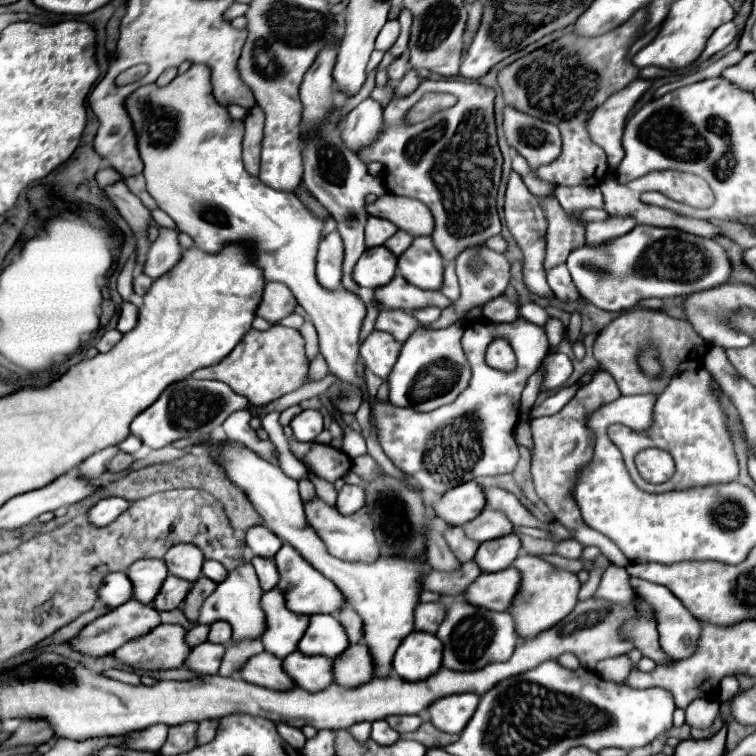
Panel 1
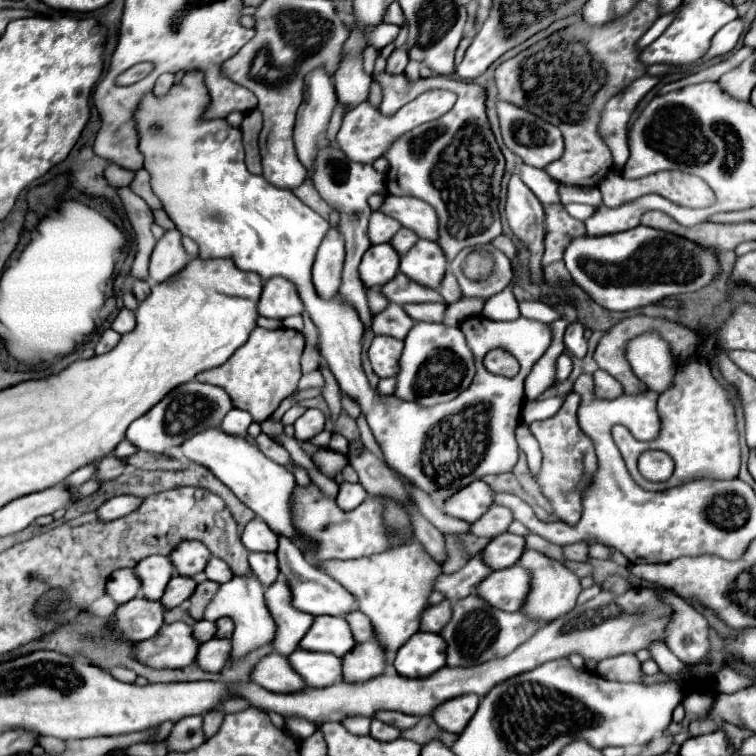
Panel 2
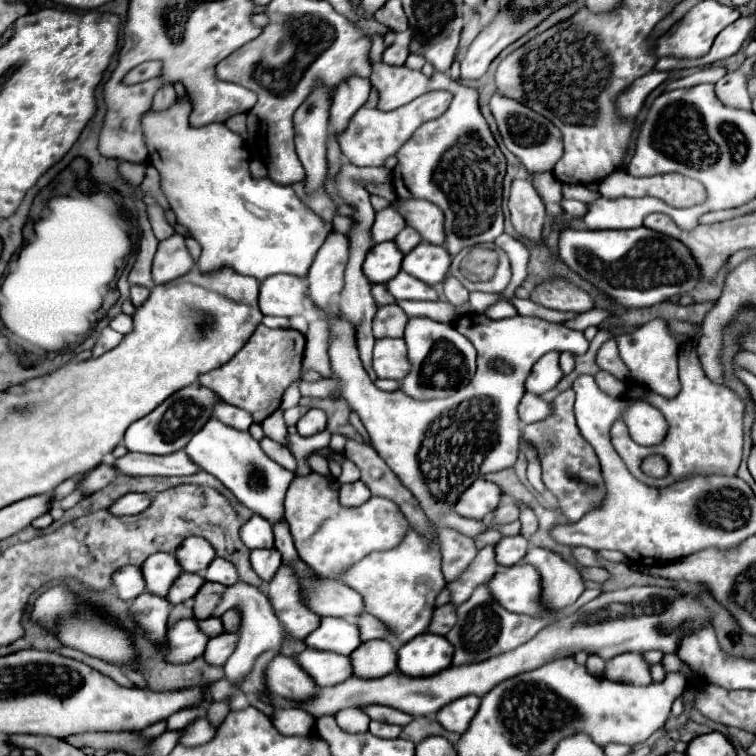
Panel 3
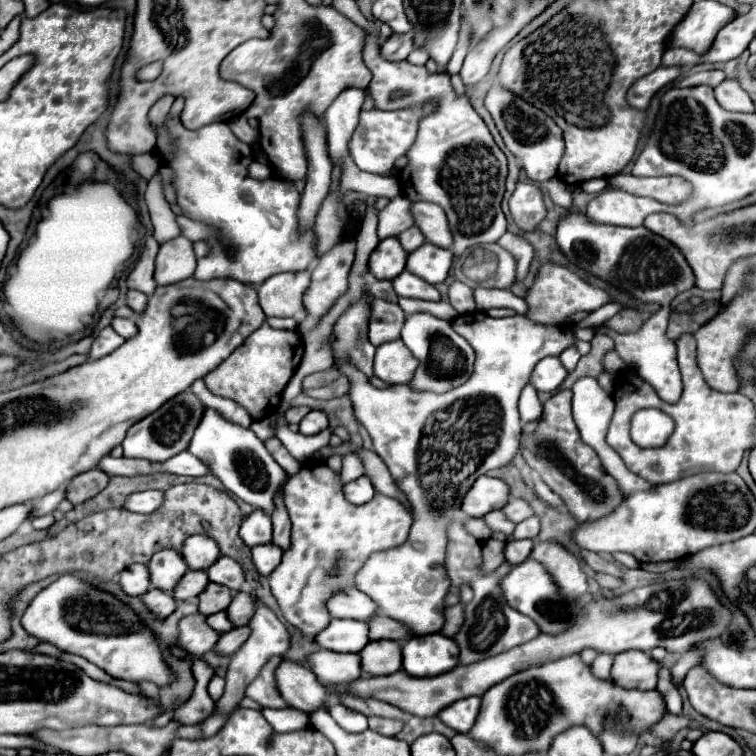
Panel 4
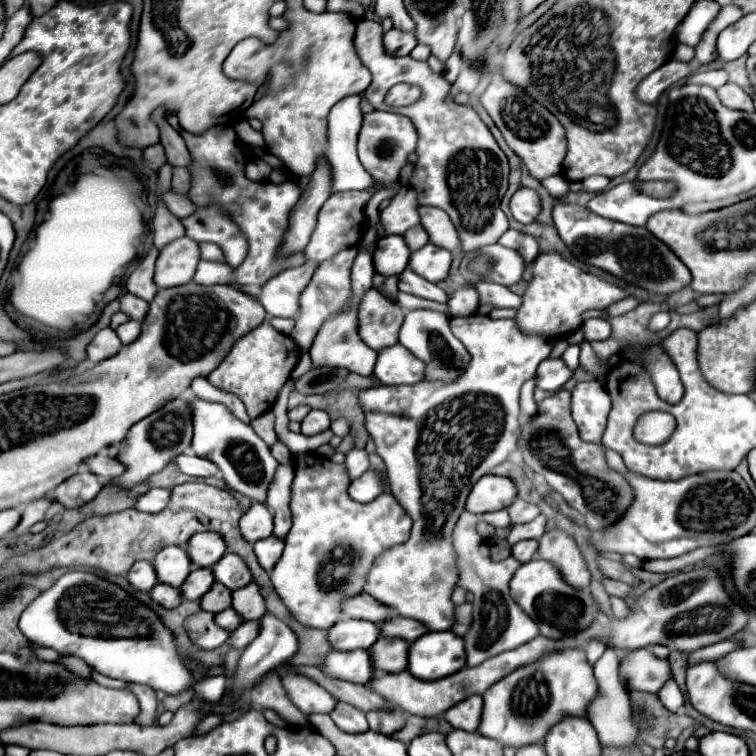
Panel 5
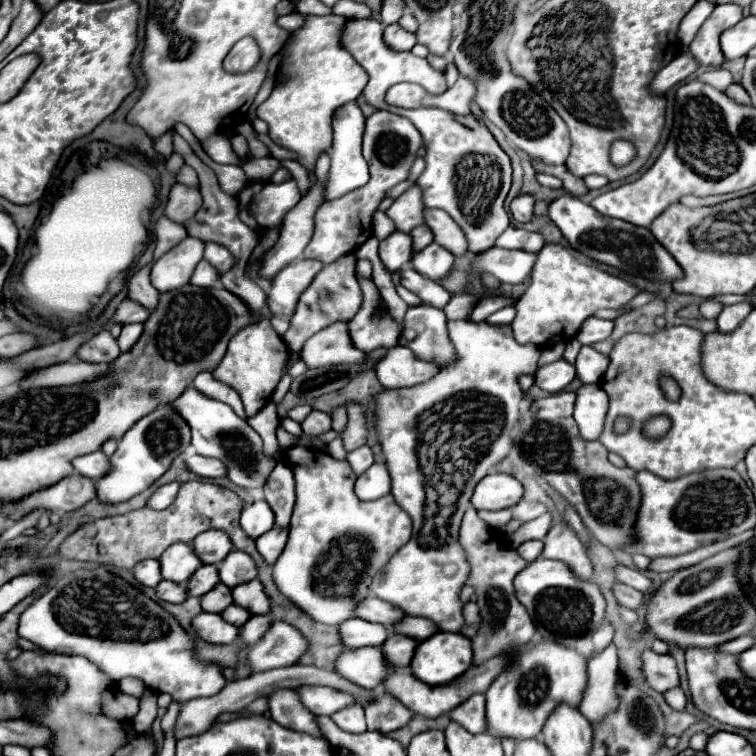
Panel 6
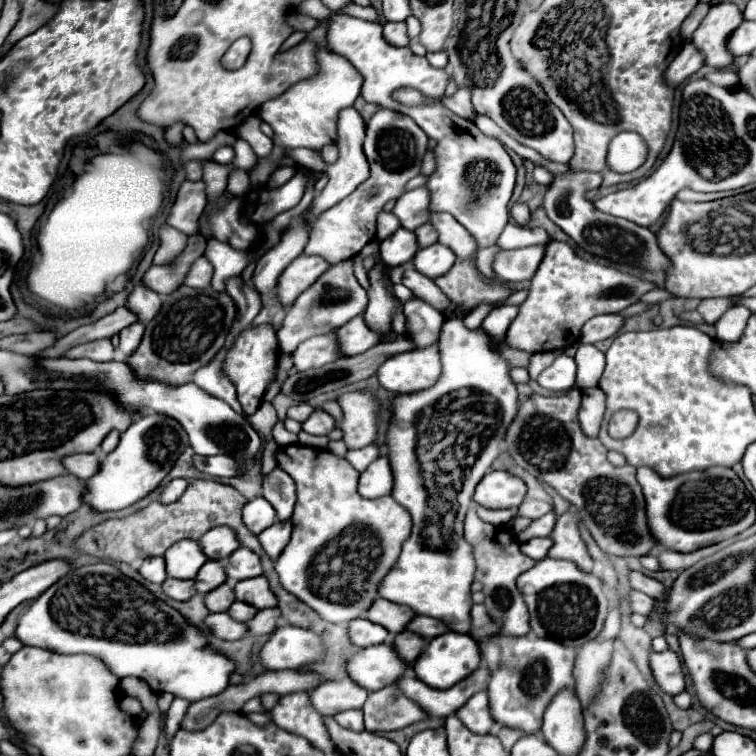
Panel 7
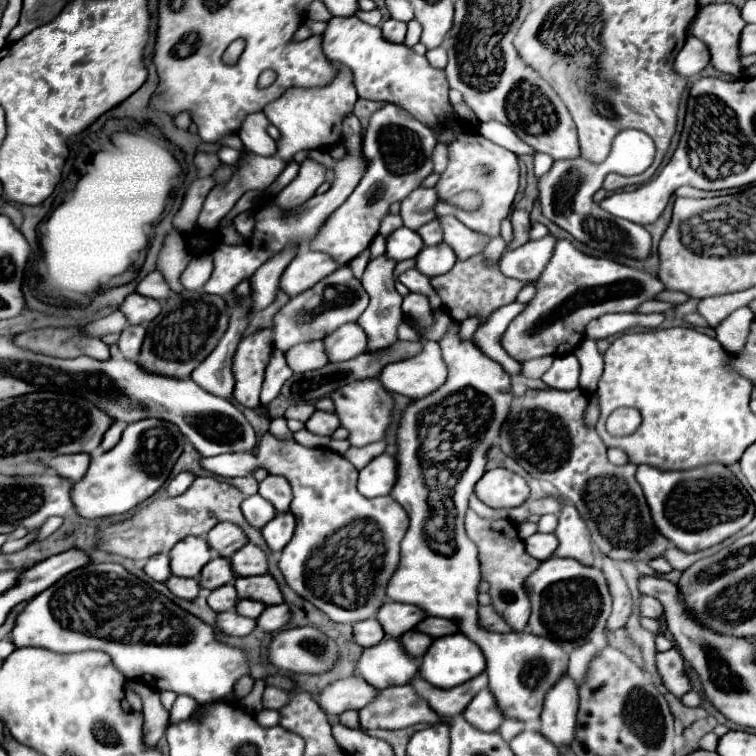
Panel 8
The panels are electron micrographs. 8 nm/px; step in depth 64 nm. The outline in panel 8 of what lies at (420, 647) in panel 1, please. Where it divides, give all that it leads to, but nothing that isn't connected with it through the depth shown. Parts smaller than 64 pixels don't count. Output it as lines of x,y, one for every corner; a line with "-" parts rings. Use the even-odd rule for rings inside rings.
462,632
436,638
420,664
420,676
438,688
454,688
486,668
482,650

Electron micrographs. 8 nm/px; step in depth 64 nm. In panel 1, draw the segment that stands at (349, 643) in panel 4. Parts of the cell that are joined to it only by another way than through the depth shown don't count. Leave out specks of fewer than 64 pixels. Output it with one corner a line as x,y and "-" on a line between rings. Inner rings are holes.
330,614
310,616
310,624
298,642
298,650
306,656
326,656
336,658
348,646
348,636
338,620

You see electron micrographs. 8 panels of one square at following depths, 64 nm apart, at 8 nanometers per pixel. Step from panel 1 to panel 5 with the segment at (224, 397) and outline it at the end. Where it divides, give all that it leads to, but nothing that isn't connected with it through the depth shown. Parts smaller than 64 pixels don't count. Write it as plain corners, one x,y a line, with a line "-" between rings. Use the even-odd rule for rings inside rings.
172,400
166,406
162,406
158,412
150,414
148,418
136,422
126,438
120,442
120,454
118,460
126,464
126,472
120,478
114,478
112,482
122,488
132,488
138,482
146,480
148,476
160,472
172,458
182,454
192,440
192,416
190,416
190,404
186,400

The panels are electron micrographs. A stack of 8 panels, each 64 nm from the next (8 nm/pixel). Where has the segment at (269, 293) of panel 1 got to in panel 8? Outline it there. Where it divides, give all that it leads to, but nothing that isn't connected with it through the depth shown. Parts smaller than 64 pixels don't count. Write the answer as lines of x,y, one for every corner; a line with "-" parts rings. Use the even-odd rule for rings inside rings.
302,250
284,270
280,278
280,290
286,292
288,298
294,298
300,292
312,288
316,282
320,282
328,274
332,274
336,268
338,264
328,254

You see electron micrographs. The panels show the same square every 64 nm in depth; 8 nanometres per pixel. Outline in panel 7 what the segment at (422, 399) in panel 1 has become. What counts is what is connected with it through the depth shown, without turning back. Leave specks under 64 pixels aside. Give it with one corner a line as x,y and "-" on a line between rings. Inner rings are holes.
412,298
404,304
406,316
406,338
414,342
416,348
428,348
440,342
440,332
444,324
444,314
430,304

